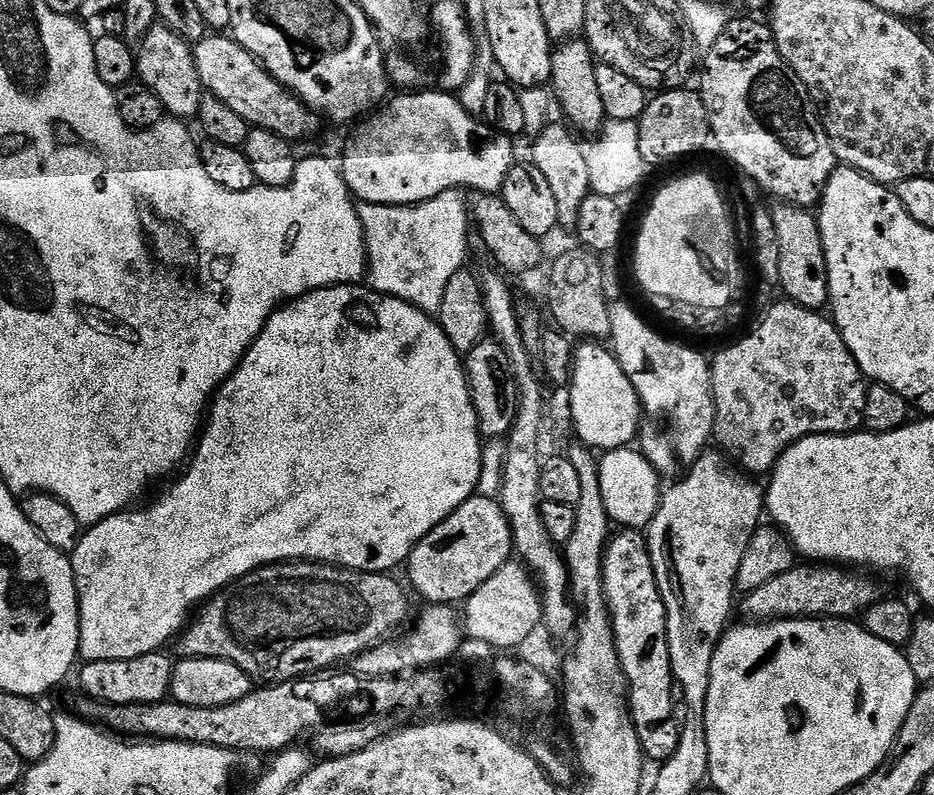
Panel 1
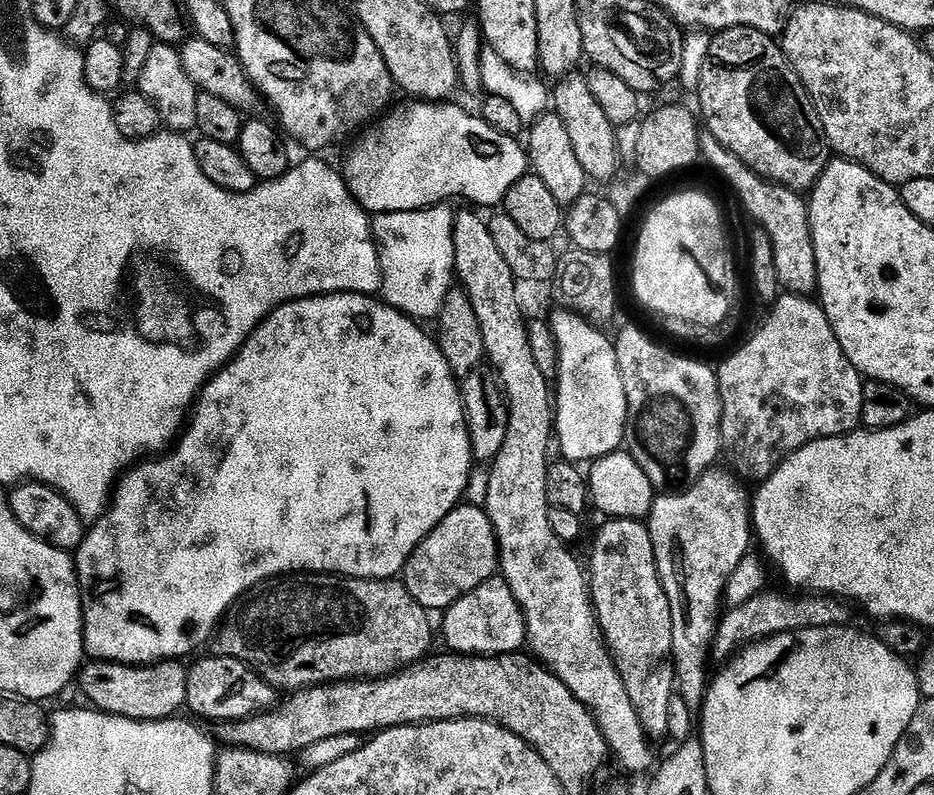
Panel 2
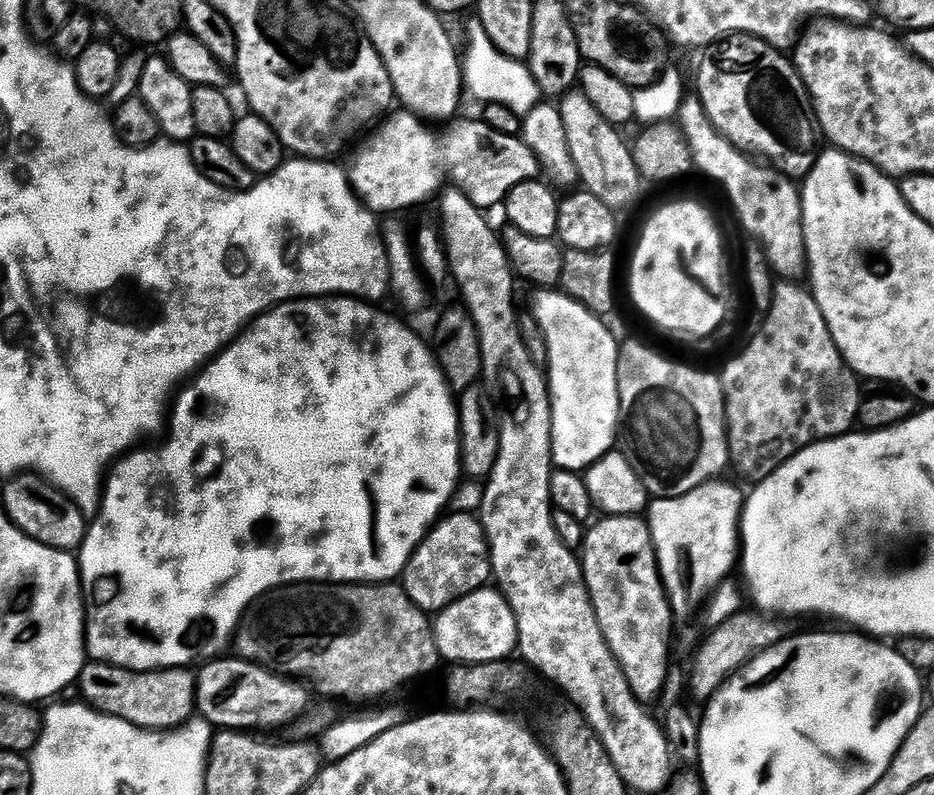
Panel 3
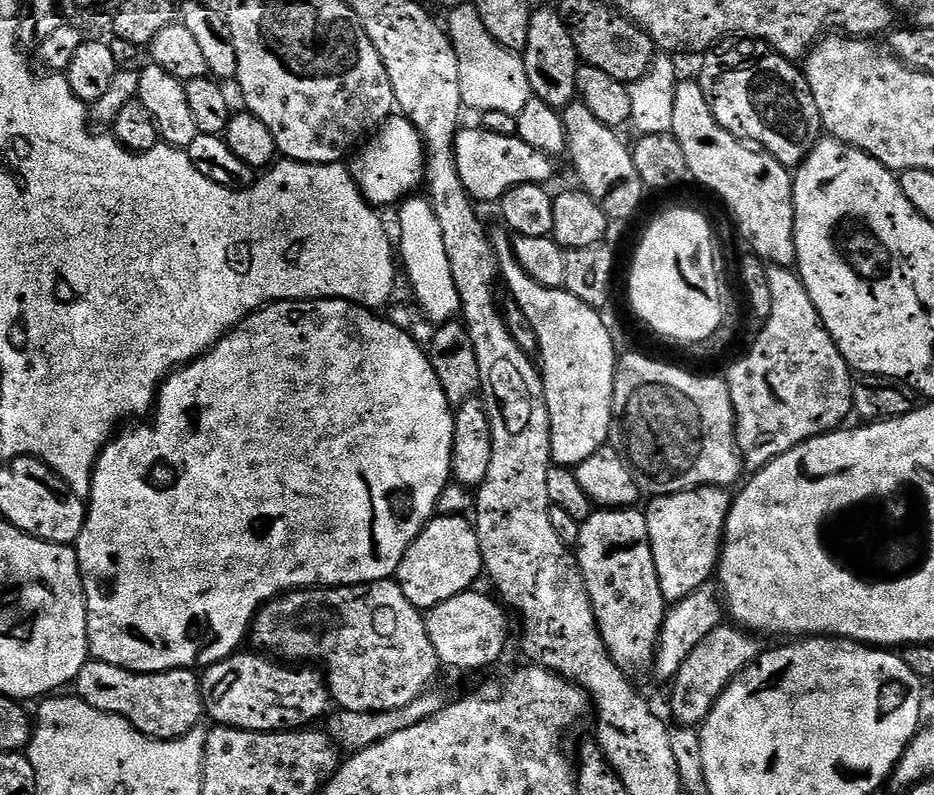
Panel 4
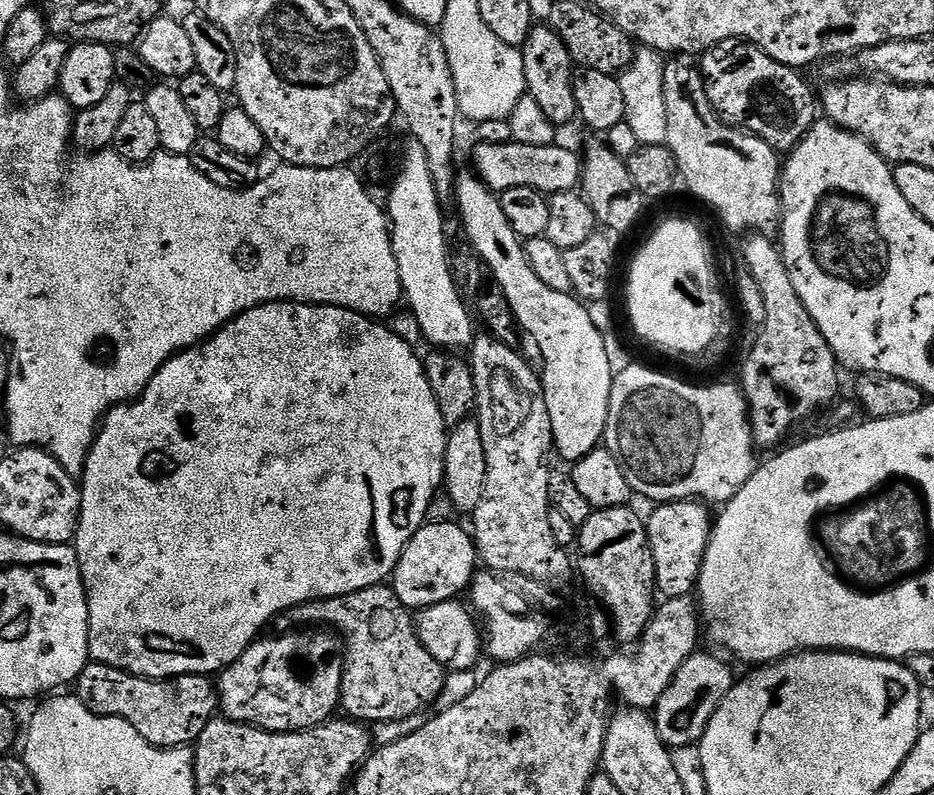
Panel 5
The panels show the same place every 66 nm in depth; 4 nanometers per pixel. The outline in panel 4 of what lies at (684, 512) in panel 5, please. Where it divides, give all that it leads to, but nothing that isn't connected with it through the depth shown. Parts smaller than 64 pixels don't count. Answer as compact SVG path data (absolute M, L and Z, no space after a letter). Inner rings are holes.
M709 486L649 499L646 515L650 546L661 592L668 602L685 600L713 579L726 540L728 513L734 501L728 494L725 489Z

